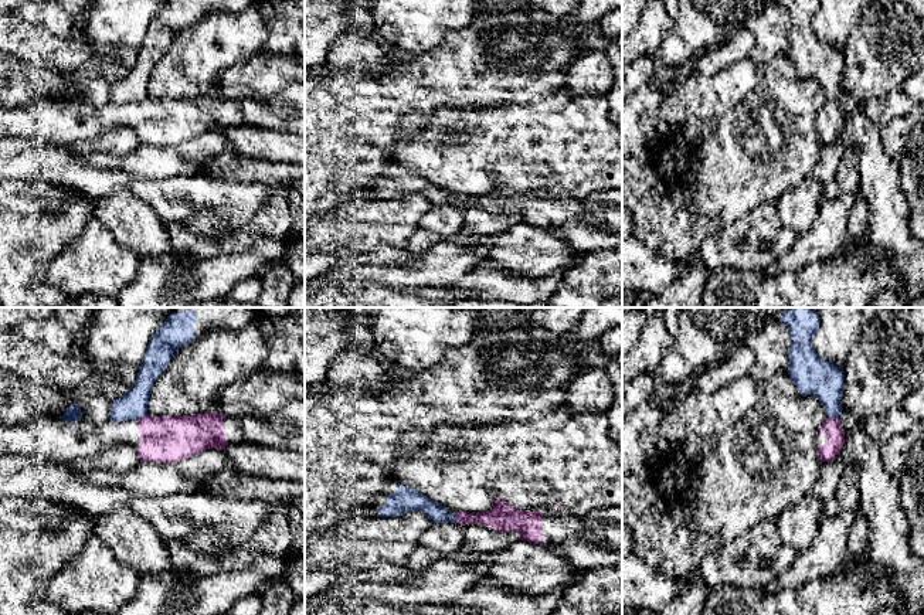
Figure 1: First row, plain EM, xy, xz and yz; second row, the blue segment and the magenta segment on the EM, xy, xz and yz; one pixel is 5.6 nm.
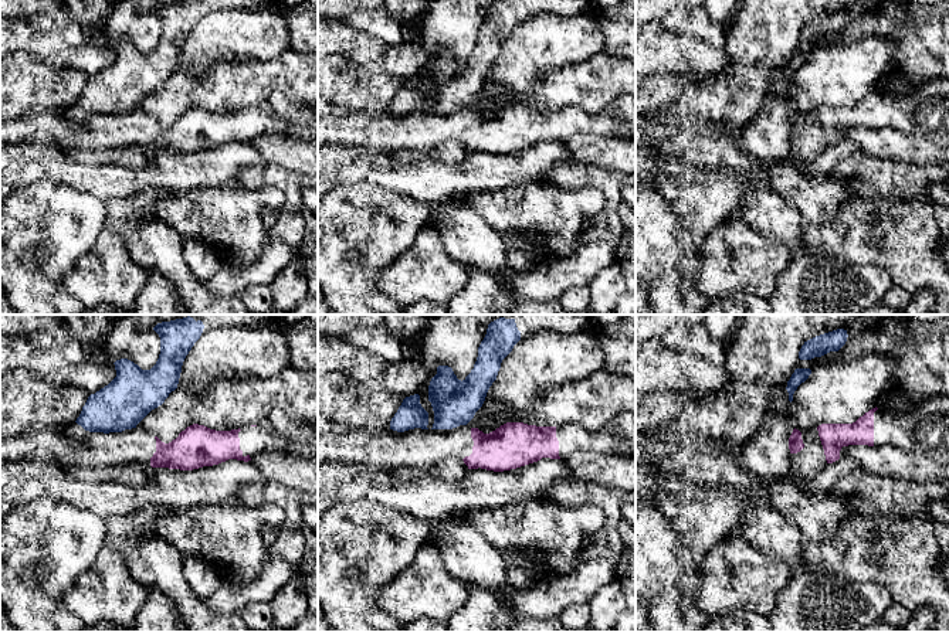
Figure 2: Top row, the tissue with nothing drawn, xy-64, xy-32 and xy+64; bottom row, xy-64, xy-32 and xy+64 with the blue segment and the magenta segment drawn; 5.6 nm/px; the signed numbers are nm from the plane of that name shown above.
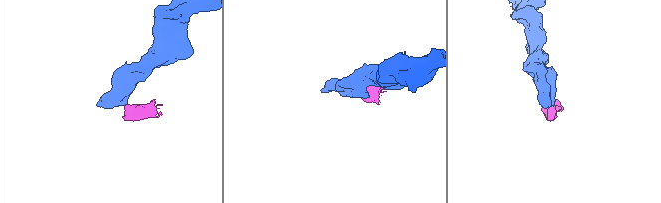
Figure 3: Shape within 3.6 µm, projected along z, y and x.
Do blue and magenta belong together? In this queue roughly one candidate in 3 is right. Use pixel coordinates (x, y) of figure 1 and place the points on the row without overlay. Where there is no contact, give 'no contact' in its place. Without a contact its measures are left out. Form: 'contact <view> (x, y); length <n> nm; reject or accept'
contact yz (834, 99); length 70 nm; reject

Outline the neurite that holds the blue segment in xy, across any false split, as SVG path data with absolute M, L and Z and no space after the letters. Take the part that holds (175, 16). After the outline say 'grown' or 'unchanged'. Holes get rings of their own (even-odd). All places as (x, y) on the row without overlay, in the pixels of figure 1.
M167 0L150 20L135 67L113 82L109 103L123 105L147 98L147 84L154 64L166 54L174 34L196 21L193 7L197 0Z; unchanged

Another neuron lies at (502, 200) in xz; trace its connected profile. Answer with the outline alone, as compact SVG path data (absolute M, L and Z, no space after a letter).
M496 180L495 188L483 196L458 194L458 207L480 205L499 215L517 214L520 222L553 231L577 252L591 252L622 247L622 190L597 191L585 198L570 197L561 187L556 187L548 196L516 193Z

